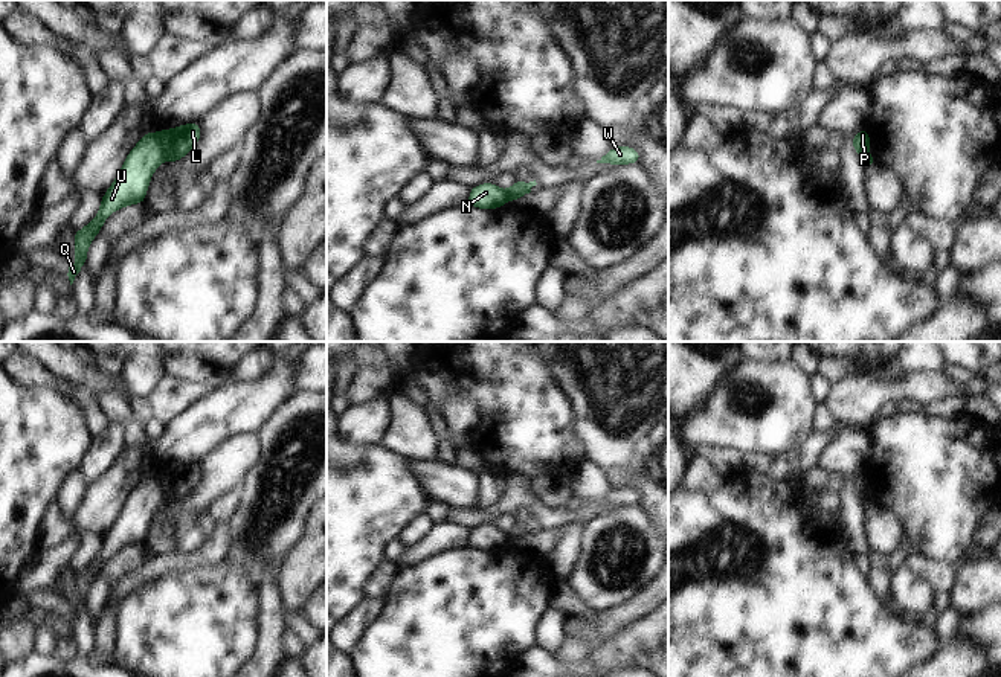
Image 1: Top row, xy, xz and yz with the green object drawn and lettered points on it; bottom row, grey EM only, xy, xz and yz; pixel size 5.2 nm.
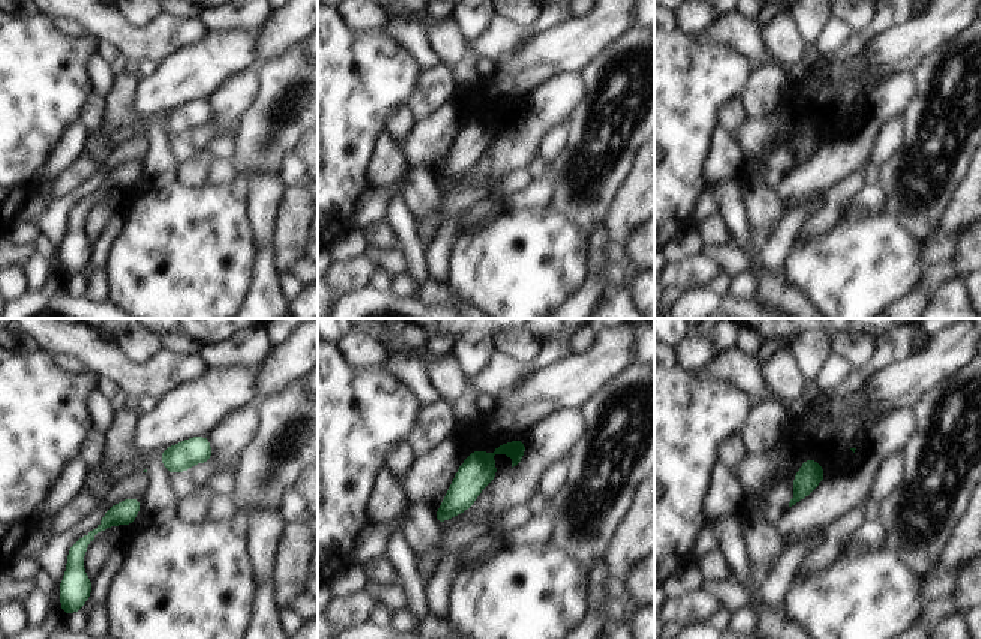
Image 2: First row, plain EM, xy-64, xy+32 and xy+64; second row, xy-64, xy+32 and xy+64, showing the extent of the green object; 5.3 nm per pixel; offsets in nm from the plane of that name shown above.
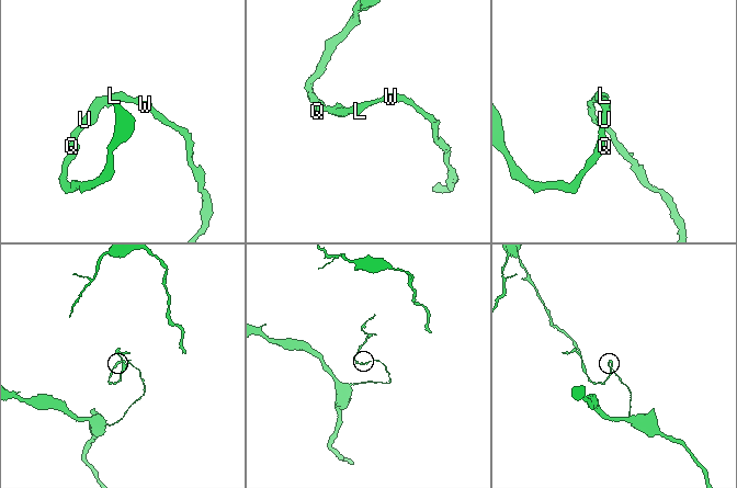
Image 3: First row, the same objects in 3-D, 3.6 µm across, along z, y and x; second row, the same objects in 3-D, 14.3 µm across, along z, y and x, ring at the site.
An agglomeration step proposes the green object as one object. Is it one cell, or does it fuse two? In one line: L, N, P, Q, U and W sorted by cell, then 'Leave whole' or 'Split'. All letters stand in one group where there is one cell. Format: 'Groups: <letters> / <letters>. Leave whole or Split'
Groups: L P W / N Q U. Split.

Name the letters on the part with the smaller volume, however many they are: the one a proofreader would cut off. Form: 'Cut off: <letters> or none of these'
Cut off: N, Q, U.

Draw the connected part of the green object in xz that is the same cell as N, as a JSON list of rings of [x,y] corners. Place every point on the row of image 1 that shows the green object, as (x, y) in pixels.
[[[494,181],[478,184],[470,188],[468,206],[476,209],[499,209],[508,203],[508,198],[502,189],[499,189]]]

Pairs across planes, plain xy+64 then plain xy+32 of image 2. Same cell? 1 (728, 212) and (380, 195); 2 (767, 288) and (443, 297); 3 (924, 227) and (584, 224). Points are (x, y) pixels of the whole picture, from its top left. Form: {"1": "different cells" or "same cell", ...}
{"1": "different cells", "2": "same cell", "3": "same cell"}

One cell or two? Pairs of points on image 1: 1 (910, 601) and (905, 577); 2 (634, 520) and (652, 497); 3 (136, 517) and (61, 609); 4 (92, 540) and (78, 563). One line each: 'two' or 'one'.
1: one
2: two
3: one
4: one

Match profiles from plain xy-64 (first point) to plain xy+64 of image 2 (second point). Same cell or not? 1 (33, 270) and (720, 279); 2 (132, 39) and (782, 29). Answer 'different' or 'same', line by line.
1: same
2: different

